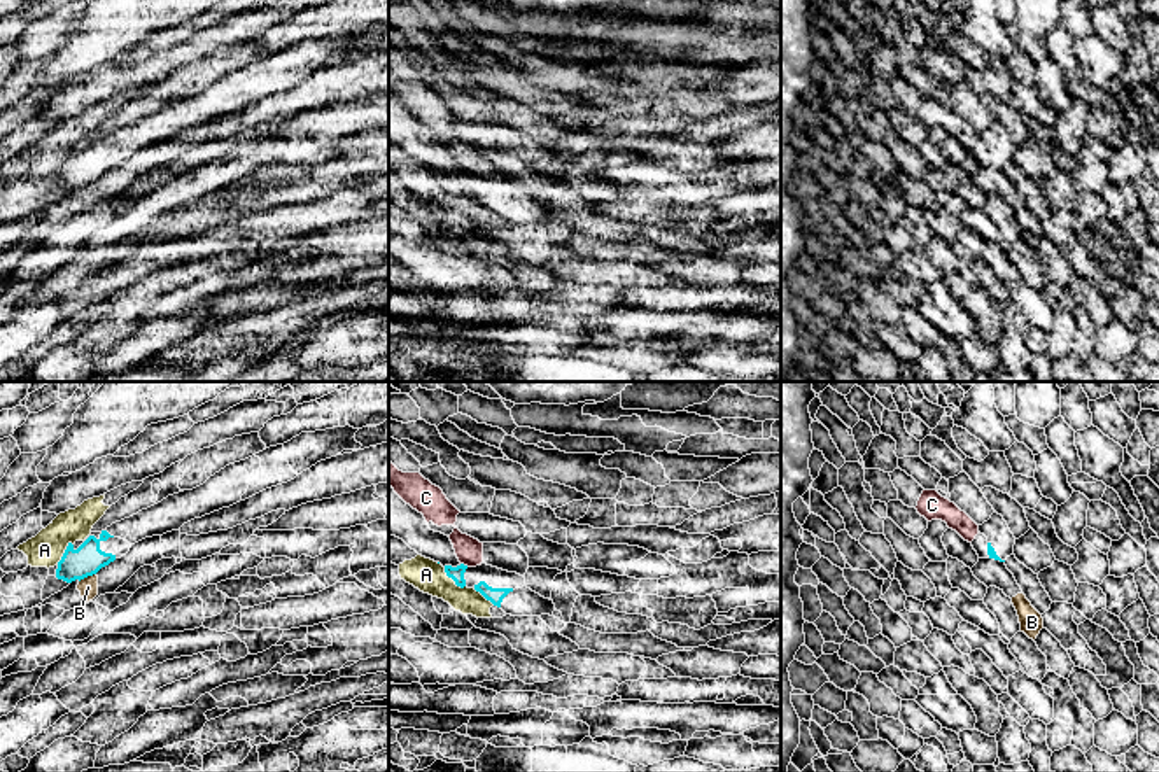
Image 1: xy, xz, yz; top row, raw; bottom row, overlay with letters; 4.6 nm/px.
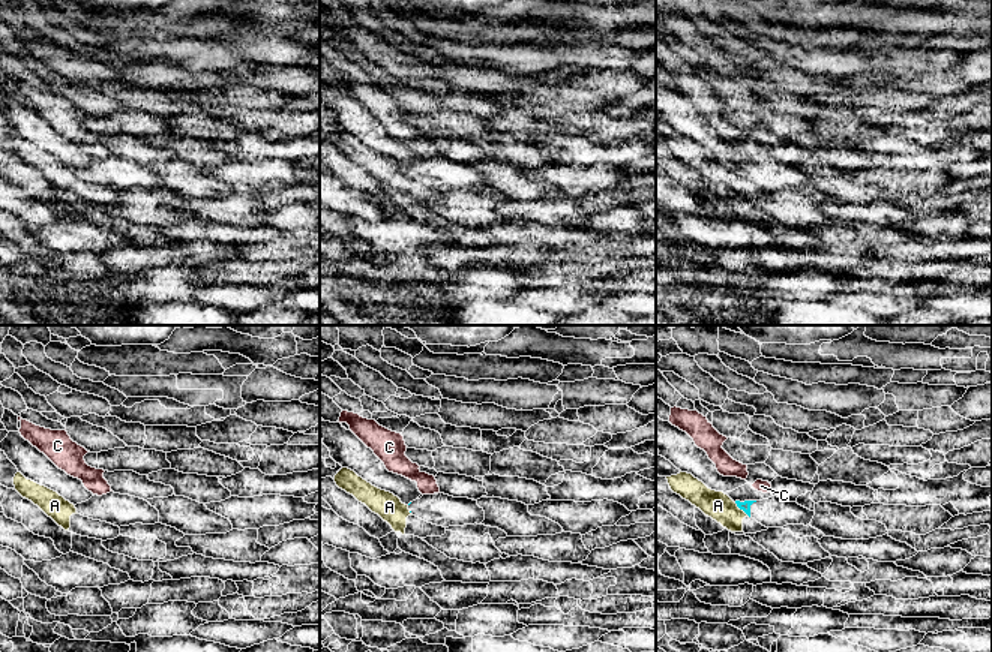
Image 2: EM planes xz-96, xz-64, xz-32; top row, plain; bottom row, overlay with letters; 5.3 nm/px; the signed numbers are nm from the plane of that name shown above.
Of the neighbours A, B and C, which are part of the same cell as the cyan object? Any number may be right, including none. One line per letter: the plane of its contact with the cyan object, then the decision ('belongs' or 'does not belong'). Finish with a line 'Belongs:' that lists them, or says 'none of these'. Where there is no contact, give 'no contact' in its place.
A: meets cyan in xz; does not belong
B: meets cyan in xy; does not belong
C: meets cyan in xz; does not belong
Belongs: none of these

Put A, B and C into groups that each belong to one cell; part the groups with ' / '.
A / B / C

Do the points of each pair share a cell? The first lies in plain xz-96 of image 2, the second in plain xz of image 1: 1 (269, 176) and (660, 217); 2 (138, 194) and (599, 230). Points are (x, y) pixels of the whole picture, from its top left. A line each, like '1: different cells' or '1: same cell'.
1: same cell
2: different cells

